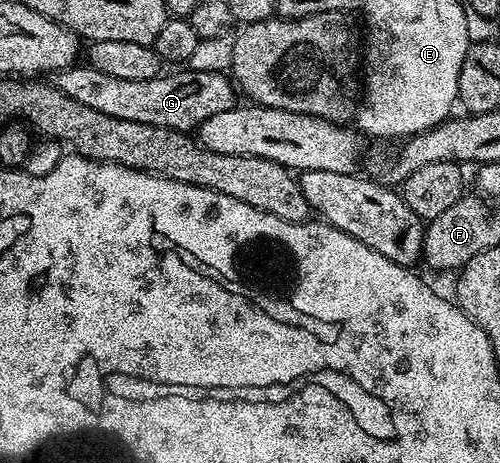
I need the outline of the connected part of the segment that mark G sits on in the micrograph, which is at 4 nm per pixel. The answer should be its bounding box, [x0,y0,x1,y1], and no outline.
[52,62,236,134]

